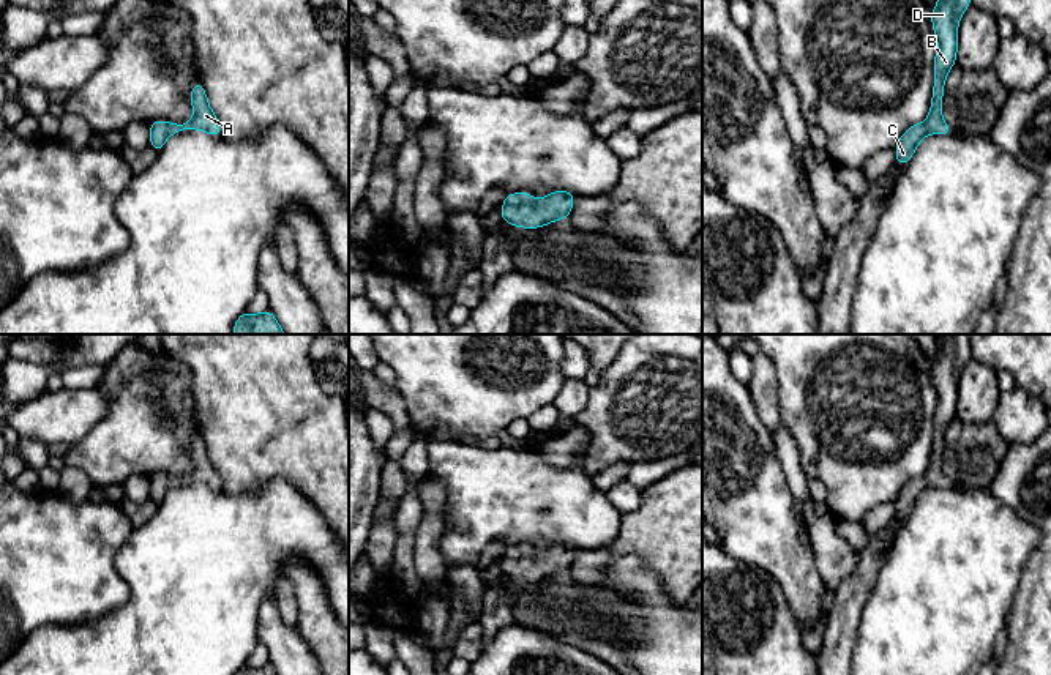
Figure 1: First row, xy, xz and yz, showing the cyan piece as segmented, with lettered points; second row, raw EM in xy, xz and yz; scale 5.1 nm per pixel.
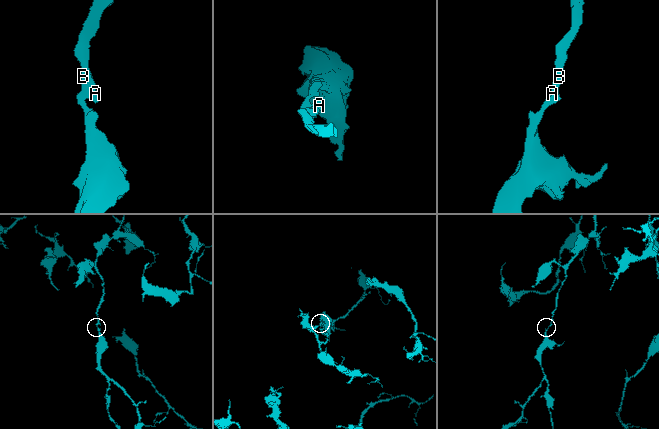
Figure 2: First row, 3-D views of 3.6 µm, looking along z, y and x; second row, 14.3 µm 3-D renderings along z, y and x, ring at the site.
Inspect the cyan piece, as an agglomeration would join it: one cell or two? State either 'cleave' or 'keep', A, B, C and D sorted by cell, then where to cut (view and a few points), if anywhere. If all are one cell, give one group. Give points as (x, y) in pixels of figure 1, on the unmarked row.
keep | A B C D | no cut

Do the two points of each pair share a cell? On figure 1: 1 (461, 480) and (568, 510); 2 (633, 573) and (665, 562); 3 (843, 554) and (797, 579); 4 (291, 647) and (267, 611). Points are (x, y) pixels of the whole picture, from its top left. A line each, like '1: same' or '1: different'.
1: same
2: different
3: different
4: same

